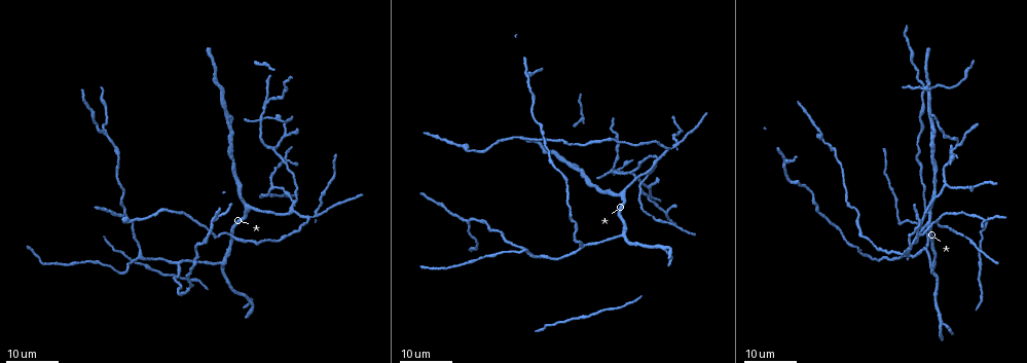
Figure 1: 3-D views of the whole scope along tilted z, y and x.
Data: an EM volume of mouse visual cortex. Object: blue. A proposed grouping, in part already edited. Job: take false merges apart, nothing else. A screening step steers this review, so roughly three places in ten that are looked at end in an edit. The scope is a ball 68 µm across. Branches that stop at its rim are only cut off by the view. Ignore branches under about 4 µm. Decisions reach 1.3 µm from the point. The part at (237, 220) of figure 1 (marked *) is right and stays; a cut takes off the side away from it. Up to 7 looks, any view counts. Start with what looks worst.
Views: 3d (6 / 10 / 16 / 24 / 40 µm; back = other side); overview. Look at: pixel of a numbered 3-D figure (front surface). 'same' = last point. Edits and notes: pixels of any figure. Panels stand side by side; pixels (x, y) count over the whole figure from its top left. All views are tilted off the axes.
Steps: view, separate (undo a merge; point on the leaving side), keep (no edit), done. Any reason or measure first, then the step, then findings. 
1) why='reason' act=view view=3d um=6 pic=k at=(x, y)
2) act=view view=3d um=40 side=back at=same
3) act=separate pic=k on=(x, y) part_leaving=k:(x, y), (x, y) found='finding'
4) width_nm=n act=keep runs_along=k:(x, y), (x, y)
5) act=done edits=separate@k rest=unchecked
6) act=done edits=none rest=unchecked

act=view view=3d um=16 pic=1 at=(261, 116)

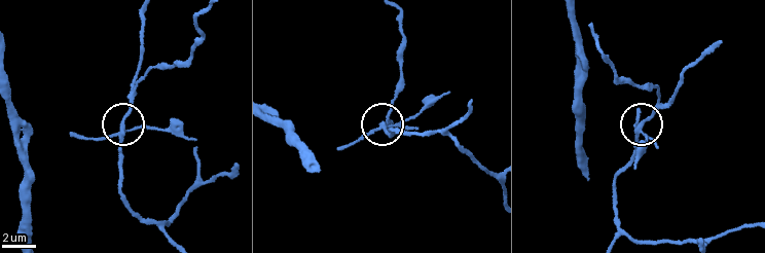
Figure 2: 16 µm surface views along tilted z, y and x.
act=view view=3d um=6 pic=2 at=(124, 129)

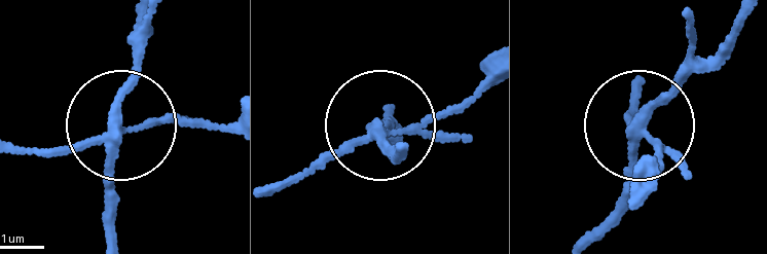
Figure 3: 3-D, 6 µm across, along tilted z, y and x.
act=view view=3d um=6 side=back pic=3 at=(121, 131)

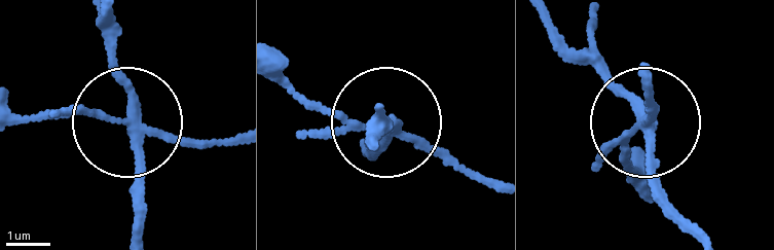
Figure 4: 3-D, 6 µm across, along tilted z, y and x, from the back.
width_nm=210 act=separate pic=4 on=(334, 115) part_leaving=4:(393, 136), (334, 127), (282, 87) found='two cells meet here'

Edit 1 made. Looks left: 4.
why='side arm on a straight run' act=view view=3d um=16 pic=1 at=(918, 236)

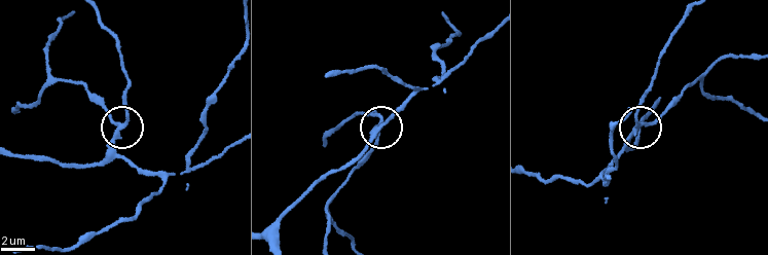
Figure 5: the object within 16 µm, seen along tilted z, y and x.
act=view view=3d um=6 pic=5 at=(640, 125)

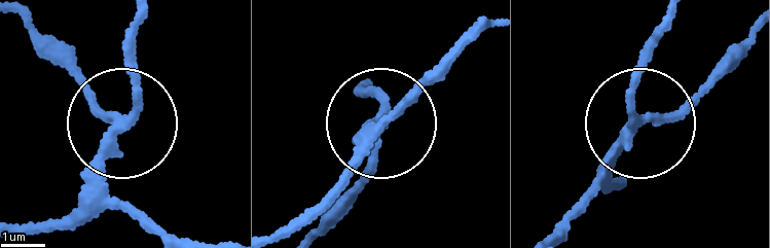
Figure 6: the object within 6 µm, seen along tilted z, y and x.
width_nm=200 act=keep runs_along=6:(625, 180), (608, 170), (613, 146), (690, 110), (734, 72) found='continuous, no second cell'

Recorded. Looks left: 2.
act=view view=3d um=16 pic=1 at=(138, 257)

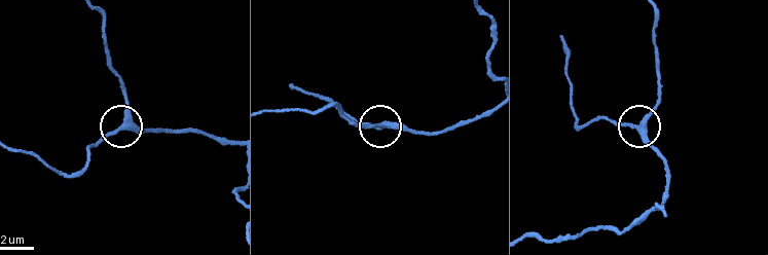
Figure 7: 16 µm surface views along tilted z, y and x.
act=view view=3d um=10 pic=7 at=(384, 125)

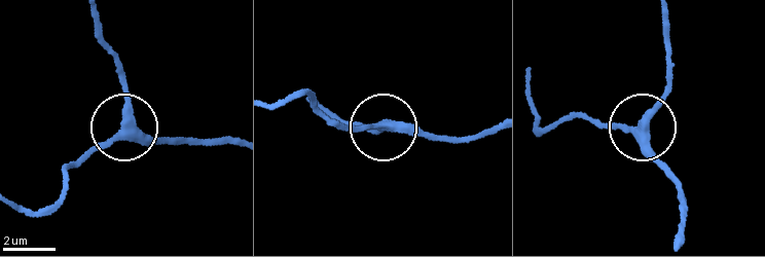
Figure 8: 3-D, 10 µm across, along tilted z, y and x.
arms=3 act=keep runs_along=8:(235, 145), (153, 144), (123, 130), (75, 159) found='one cell here'

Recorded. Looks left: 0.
act=done edits=separate@4 rest=unchecked

